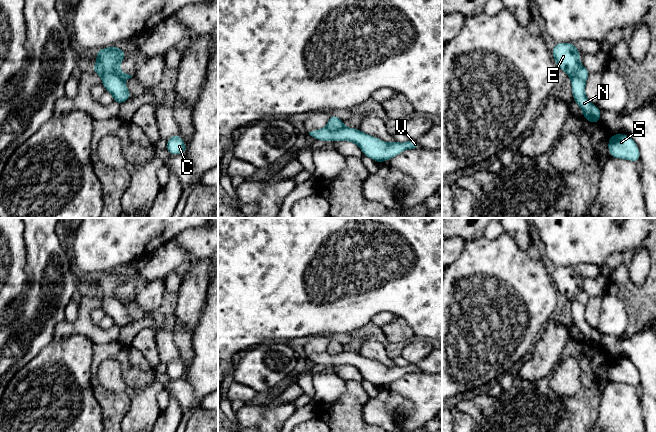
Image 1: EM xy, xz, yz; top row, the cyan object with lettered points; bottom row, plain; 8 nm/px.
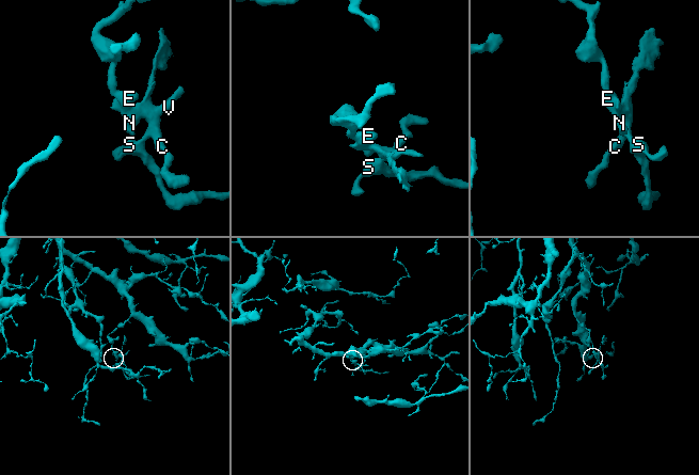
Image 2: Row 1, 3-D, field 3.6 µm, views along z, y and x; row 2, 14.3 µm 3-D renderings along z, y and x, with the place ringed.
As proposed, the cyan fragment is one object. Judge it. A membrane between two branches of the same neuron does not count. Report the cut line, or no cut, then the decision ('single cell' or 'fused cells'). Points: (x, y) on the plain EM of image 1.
cut yz (579, 288), (576, 299), (584, 305); fused cells

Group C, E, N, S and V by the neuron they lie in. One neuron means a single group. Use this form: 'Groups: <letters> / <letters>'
Groups: C S V / E N

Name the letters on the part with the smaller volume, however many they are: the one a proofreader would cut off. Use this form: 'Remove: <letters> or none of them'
Remove: C, S, V

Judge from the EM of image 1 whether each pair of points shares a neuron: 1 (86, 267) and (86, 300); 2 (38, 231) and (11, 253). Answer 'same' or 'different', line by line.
1: different
2: different

